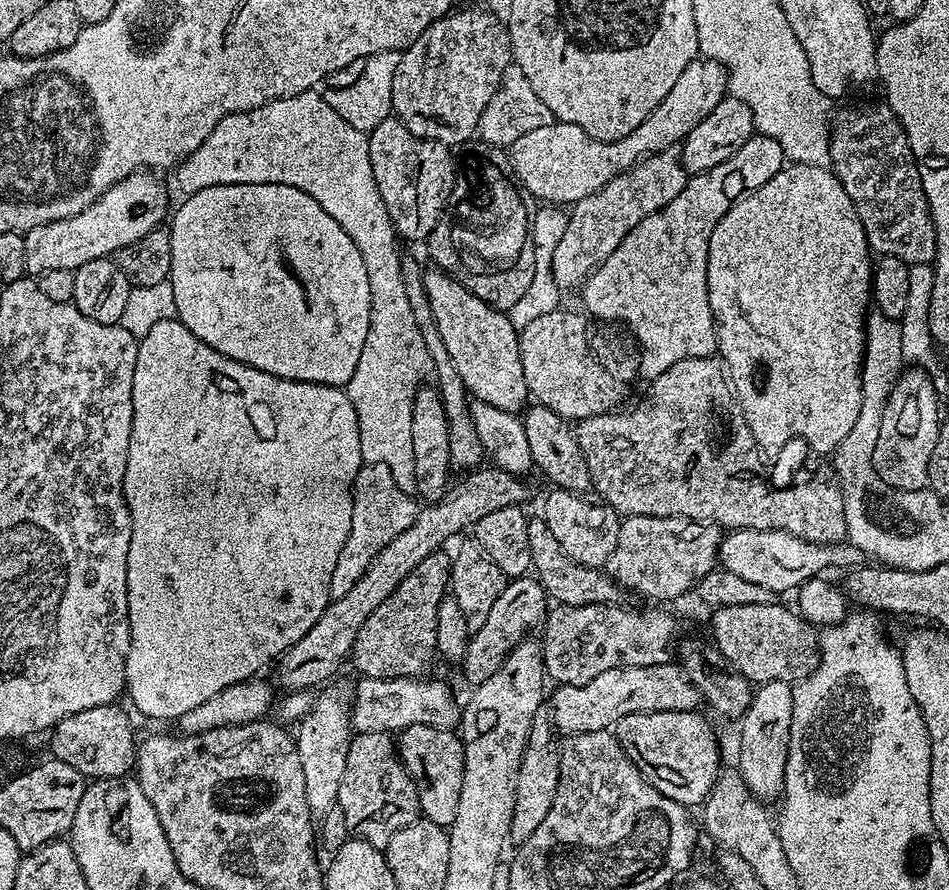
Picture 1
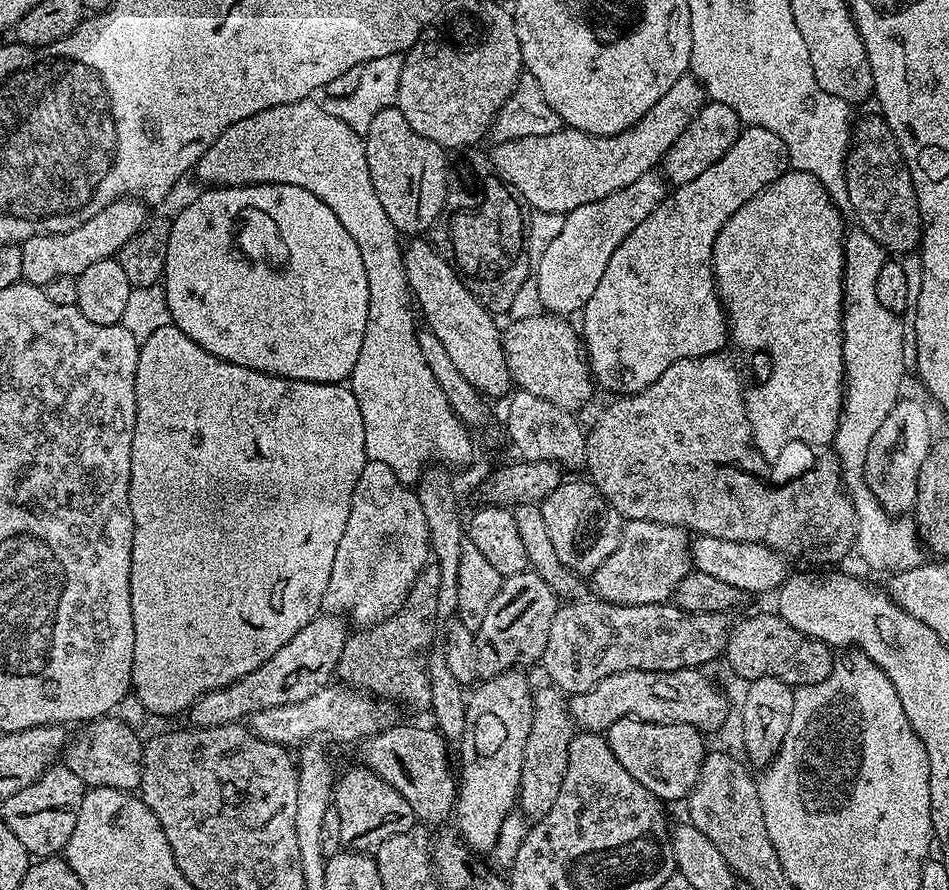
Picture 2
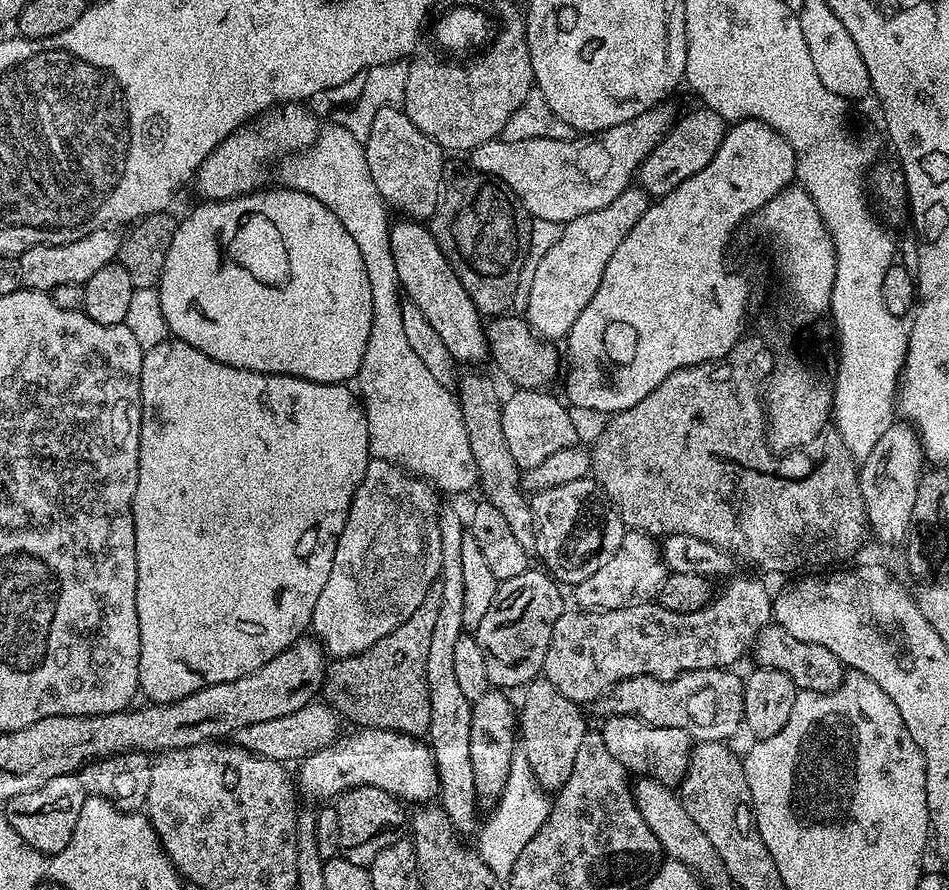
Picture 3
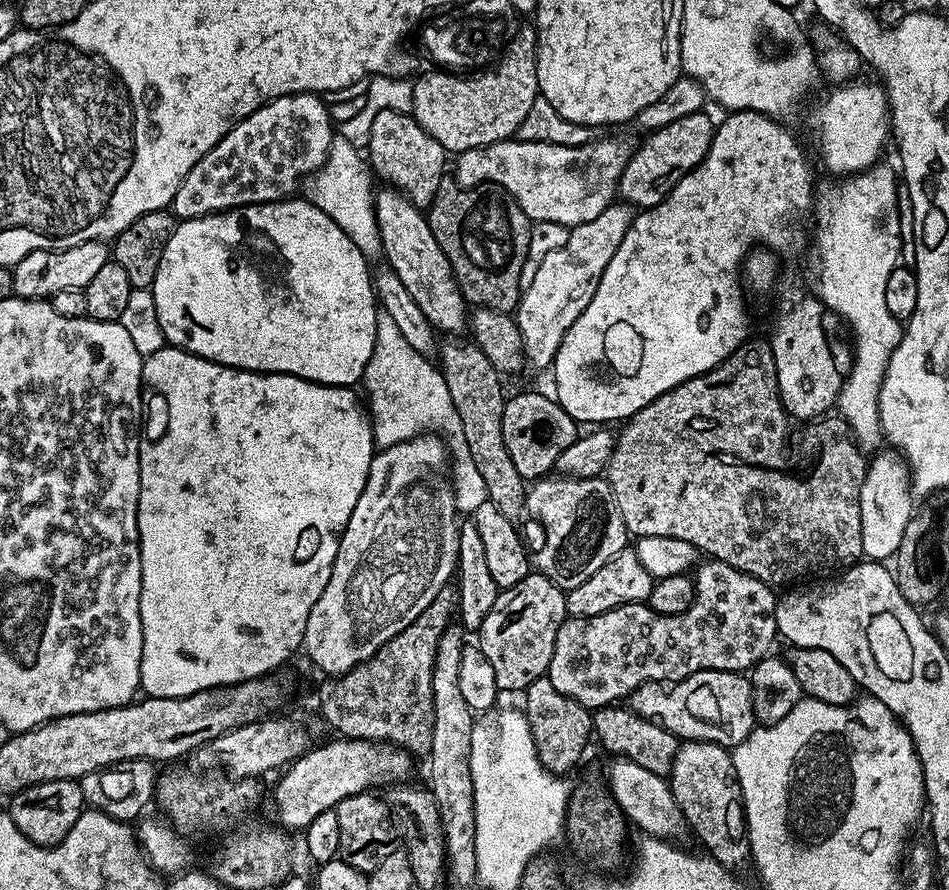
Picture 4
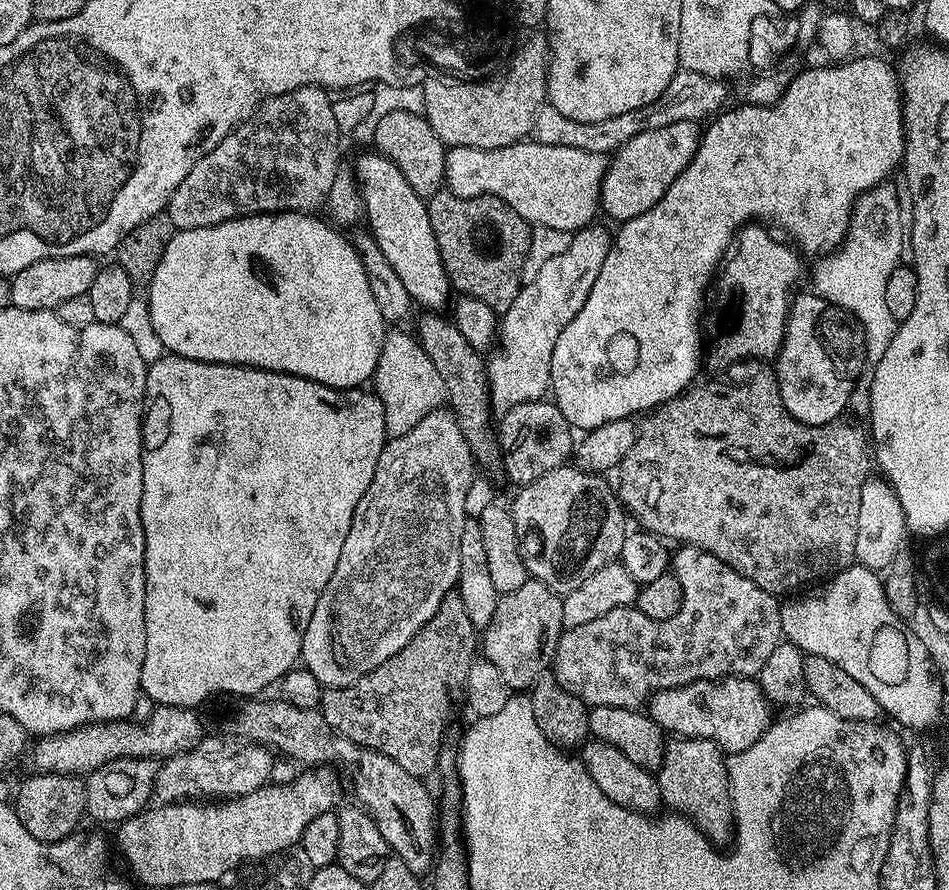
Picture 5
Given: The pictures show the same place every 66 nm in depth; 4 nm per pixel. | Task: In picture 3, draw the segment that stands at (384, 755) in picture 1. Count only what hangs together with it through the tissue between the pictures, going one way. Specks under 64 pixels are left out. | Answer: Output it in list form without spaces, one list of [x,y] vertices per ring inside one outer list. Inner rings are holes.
[[[374,786],[351,788],[335,797],[334,807],[338,814],[338,830],[342,834],[340,855],[355,864],[371,866],[383,848],[401,839],[403,832],[400,831],[406,828],[405,805],[386,794],[386,790],[378,790]]]

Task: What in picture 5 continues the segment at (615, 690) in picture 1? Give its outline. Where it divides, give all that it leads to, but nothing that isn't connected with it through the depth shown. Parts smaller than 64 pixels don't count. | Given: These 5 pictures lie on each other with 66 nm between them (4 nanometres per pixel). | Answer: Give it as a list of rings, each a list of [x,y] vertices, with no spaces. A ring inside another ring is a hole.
[[[726,676],[723,680],[699,680],[693,684],[687,684],[681,688],[663,688],[660,692],[653,692],[646,704],[647,715],[652,717],[653,722],[665,733],[675,734],[677,737],[693,736],[703,740],[713,740],[725,753],[741,752],[767,730],[773,723],[773,709],[770,707],[766,694],[760,689],[755,679],[746,676]]]

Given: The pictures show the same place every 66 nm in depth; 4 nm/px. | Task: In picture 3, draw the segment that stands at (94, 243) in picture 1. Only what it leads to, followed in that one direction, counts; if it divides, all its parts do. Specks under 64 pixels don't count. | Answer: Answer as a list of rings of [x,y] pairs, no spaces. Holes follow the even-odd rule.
[[[111,227],[99,228],[86,234],[86,238],[78,238],[69,244],[39,244],[26,250],[18,257],[21,285],[49,294],[58,286],[66,286],[66,282],[84,285],[94,278],[94,270],[102,270],[102,266],[117,259],[121,237],[115,236],[112,231]]]

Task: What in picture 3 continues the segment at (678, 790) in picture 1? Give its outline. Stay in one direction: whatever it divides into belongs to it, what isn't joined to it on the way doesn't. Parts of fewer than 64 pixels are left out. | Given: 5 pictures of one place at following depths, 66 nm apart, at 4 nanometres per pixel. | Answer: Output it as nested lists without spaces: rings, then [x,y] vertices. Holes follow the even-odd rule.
[[[610,716],[599,729],[606,742],[606,750],[618,758],[618,762],[629,773],[646,780],[657,780],[667,788],[675,789],[684,781],[688,759],[692,757],[694,741],[688,733],[673,728],[655,728],[642,722],[637,716]]]

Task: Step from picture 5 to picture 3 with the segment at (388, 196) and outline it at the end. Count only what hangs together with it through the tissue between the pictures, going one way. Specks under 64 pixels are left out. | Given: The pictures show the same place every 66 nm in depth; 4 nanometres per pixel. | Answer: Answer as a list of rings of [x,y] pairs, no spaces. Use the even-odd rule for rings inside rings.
[[[400,218],[397,221],[390,230],[390,254],[394,254],[394,266],[398,269],[403,295],[412,300],[414,306],[422,310],[422,314],[426,314],[442,342],[446,342],[446,350],[450,350],[457,362],[468,364],[464,366],[476,366],[479,360],[487,361],[488,334],[485,321],[470,294],[466,294],[466,286],[462,286],[458,274],[437,246],[431,227],[419,220]]]

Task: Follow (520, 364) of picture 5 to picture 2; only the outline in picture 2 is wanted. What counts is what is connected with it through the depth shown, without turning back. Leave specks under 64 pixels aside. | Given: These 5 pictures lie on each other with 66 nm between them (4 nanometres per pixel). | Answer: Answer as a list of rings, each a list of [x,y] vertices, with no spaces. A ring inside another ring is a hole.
[[[650,171],[642,174],[638,182],[630,182],[630,186],[598,202],[586,202],[586,206],[578,206],[578,210],[567,213],[558,238],[550,243],[540,260],[534,264],[543,307],[552,314],[579,313],[588,303],[590,294],[598,290],[598,282],[602,274],[606,274],[606,266],[614,250],[622,246],[638,222],[646,219],[664,201],[665,195],[666,181],[663,175]]]

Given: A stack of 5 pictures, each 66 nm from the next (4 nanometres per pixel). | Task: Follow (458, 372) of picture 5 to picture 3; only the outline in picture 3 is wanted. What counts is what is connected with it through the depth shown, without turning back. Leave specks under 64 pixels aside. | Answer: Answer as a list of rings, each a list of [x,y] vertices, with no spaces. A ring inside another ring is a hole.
[[[468,370],[465,371],[468,372],[465,376],[463,373],[459,377],[458,399],[462,410],[462,422],[466,422],[466,434],[470,437],[470,451],[474,453],[474,462],[478,466],[478,488],[479,491],[484,491],[483,499],[492,504],[494,510],[502,513],[502,518],[506,518],[506,523],[510,525],[510,530],[514,530],[522,550],[532,554],[538,548],[538,529],[529,497],[520,487],[522,470],[518,462],[514,462],[514,454],[510,454],[510,446],[506,446],[506,434],[502,434],[502,395],[500,396],[495,382],[490,377],[476,371],[480,370]]]

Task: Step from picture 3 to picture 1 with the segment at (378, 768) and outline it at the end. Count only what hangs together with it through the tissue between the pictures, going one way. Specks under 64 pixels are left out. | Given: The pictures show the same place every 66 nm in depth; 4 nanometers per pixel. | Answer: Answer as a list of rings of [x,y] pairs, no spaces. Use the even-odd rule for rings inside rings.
[[[414,726],[404,729],[398,736],[400,763],[416,783],[418,802],[423,819],[450,826],[458,814],[458,794],[462,794],[464,769],[464,741],[455,731],[434,726]]]

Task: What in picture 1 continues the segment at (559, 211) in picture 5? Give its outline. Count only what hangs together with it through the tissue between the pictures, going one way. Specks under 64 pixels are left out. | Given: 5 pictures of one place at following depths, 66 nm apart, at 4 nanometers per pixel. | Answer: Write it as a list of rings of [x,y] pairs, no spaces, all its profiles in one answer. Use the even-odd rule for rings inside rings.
[[[697,58],[692,60],[686,70],[682,70],[678,82],[670,89],[670,94],[662,98],[660,105],[648,115],[626,138],[621,140],[596,140],[582,126],[574,126],[570,122],[553,122],[546,126],[538,126],[538,130],[530,130],[530,134],[522,134],[518,142],[508,149],[508,159],[512,161],[512,170],[516,179],[523,184],[529,197],[543,202],[545,205],[571,206],[582,198],[590,198],[606,182],[616,176],[630,171],[648,156],[679,145],[722,102],[728,92],[728,74],[716,60]]]

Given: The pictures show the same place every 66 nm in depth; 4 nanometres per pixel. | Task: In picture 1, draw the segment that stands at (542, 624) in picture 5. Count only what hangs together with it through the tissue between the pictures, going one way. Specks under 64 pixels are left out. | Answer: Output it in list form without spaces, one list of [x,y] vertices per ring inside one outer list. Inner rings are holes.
[[[531,575],[509,579],[505,583],[502,594],[498,594],[498,602],[494,602],[494,607],[490,609],[482,630],[471,633],[466,646],[462,667],[464,667],[465,678],[470,682],[469,685],[475,686],[486,682],[486,678],[490,678],[490,674],[494,674],[494,670],[502,666],[502,662],[512,653],[514,646],[518,646],[521,640],[531,633],[528,631],[531,628],[541,627],[549,611],[550,601],[539,580]]]

